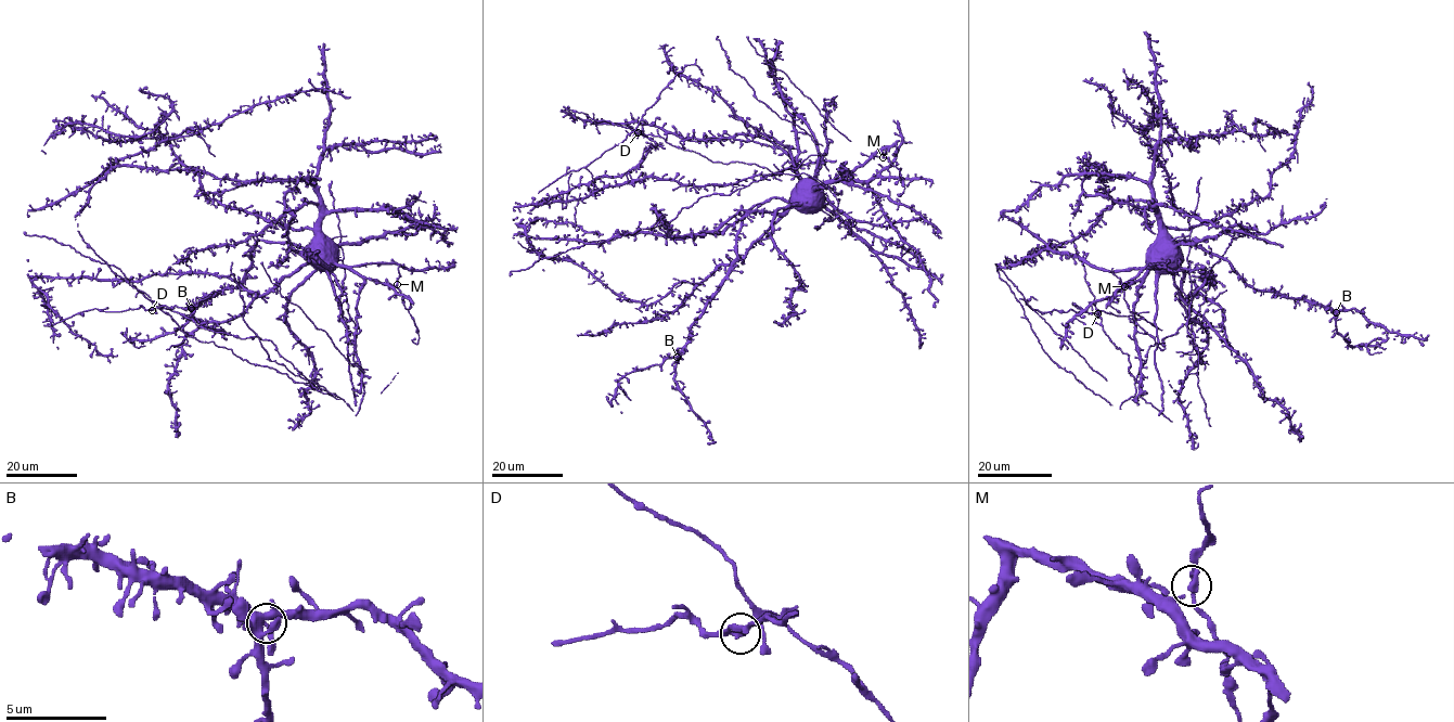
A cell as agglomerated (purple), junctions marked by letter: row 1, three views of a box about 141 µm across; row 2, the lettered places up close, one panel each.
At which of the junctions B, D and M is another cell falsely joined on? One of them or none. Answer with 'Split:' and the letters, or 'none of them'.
Split: D

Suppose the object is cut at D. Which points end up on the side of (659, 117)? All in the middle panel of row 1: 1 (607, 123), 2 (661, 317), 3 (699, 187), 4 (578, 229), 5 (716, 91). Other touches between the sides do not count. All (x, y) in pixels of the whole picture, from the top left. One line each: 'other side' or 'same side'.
1: same side
2: same side
3: other side
4: other side
5: same side

